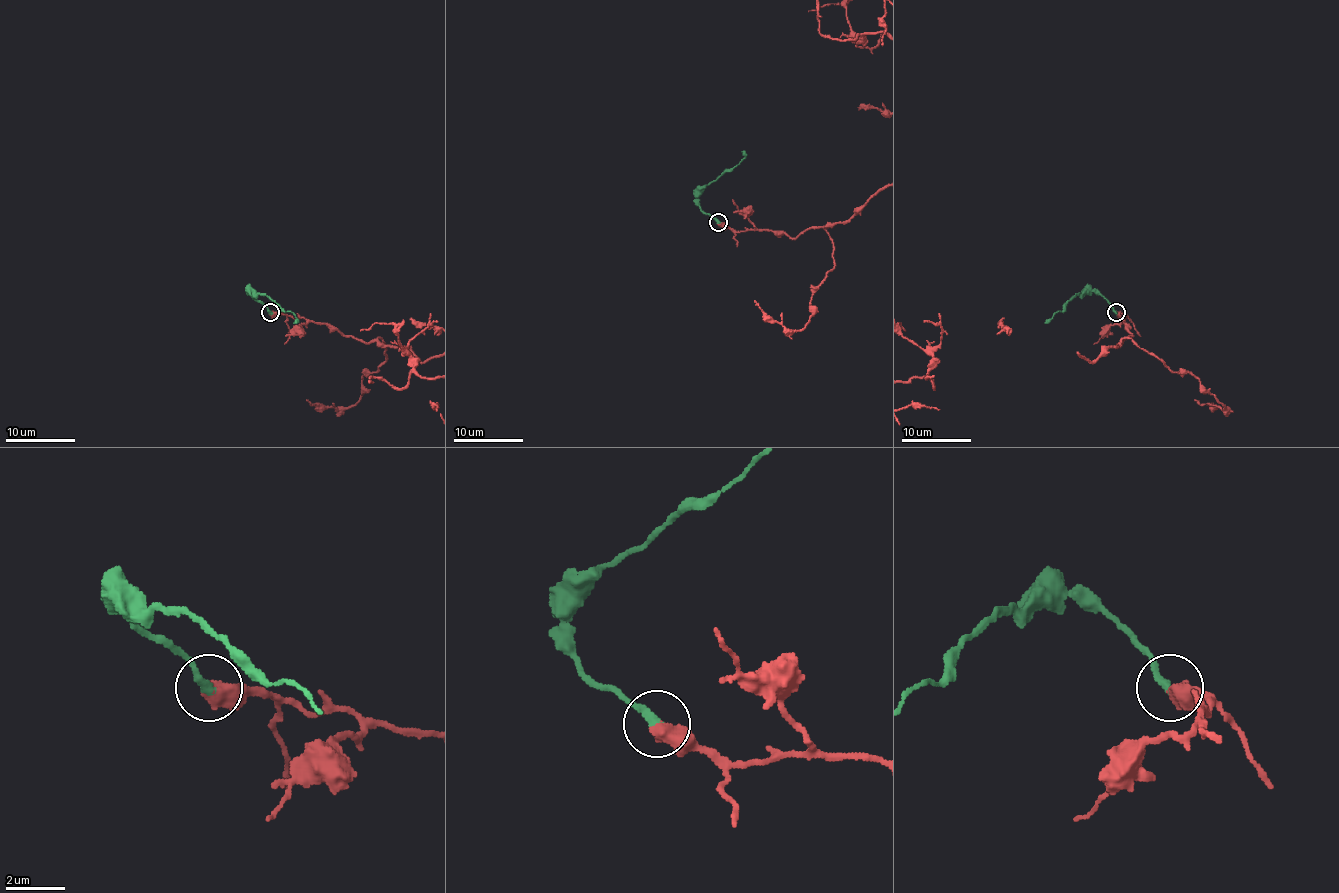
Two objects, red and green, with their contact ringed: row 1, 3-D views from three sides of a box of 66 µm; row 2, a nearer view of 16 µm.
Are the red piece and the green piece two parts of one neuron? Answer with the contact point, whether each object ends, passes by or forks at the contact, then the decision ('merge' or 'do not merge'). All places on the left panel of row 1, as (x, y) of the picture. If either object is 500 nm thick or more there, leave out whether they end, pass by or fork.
at (270, 312); merge

